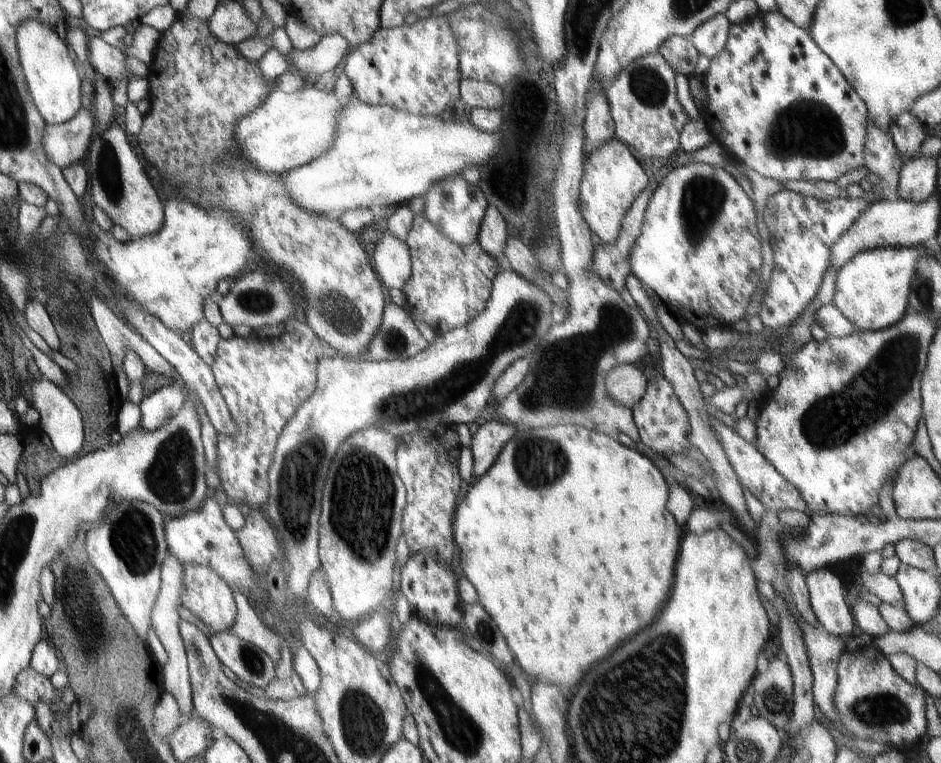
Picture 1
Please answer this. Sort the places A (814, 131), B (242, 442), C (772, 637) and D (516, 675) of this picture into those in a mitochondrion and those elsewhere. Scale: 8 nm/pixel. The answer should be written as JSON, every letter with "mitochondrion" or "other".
{"A":"mitochondrion","B":"other","C":"other","D":"other"}

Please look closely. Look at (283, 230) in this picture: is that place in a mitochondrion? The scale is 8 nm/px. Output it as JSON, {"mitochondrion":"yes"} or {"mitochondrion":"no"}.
{"mitochondrion":"no"}

